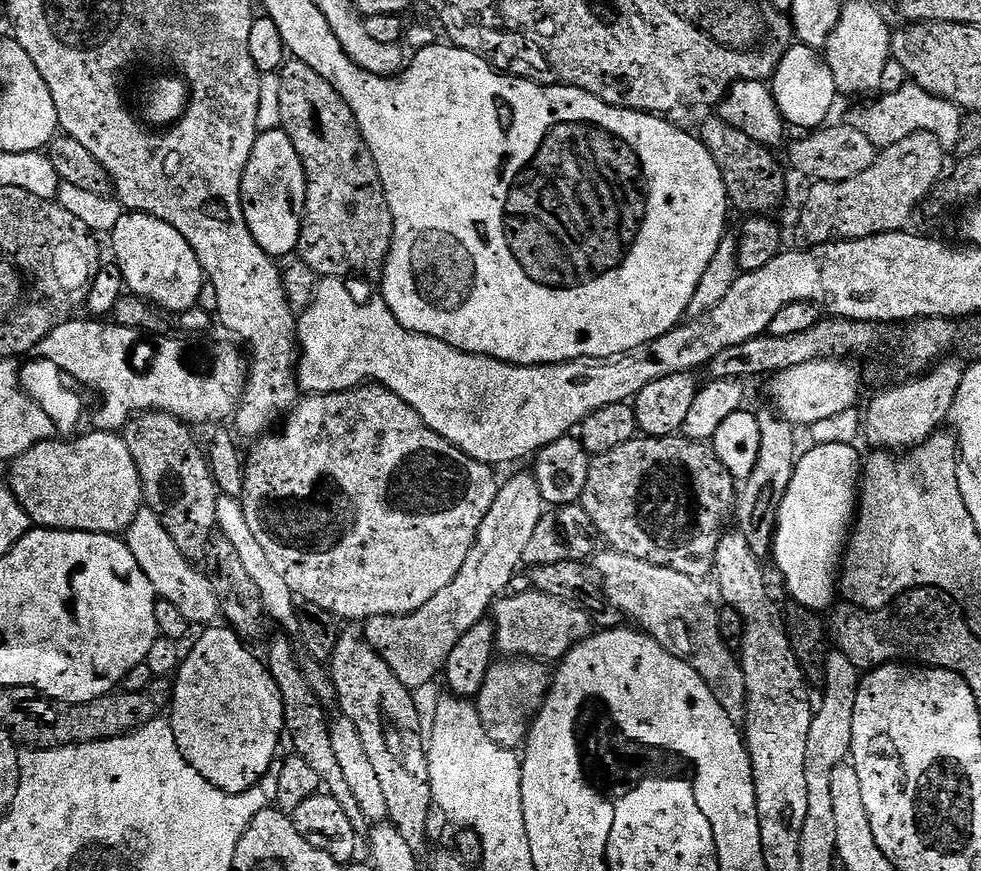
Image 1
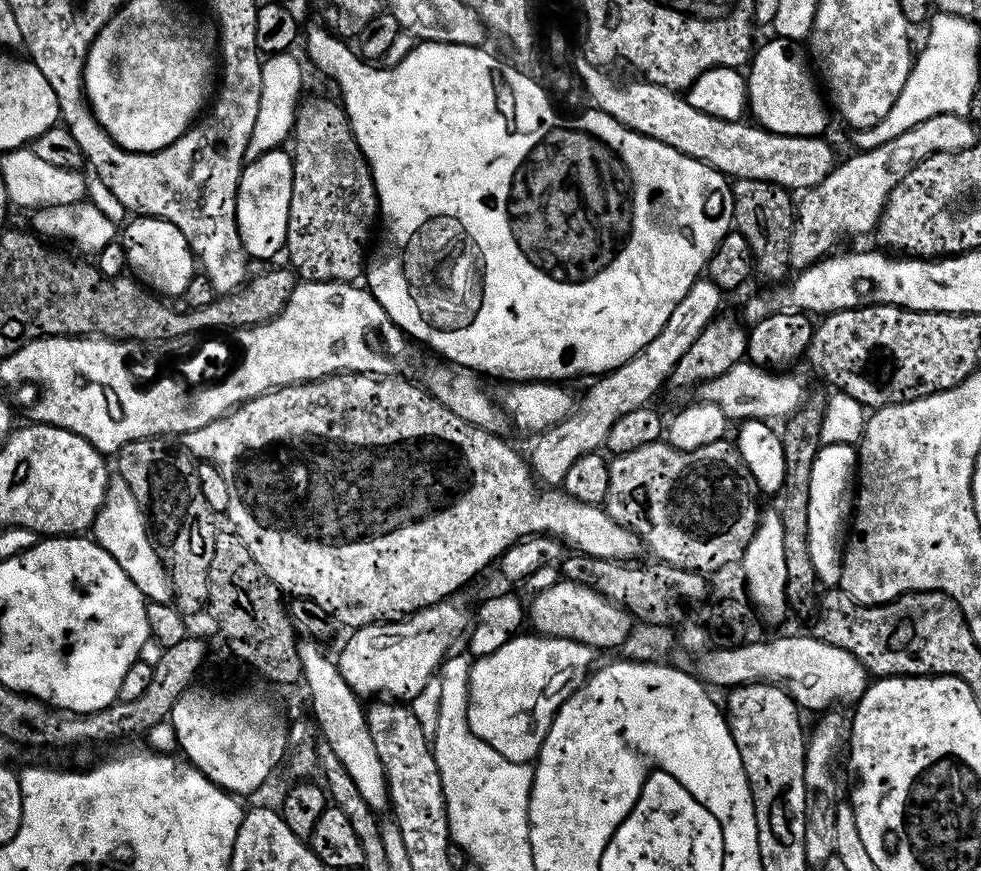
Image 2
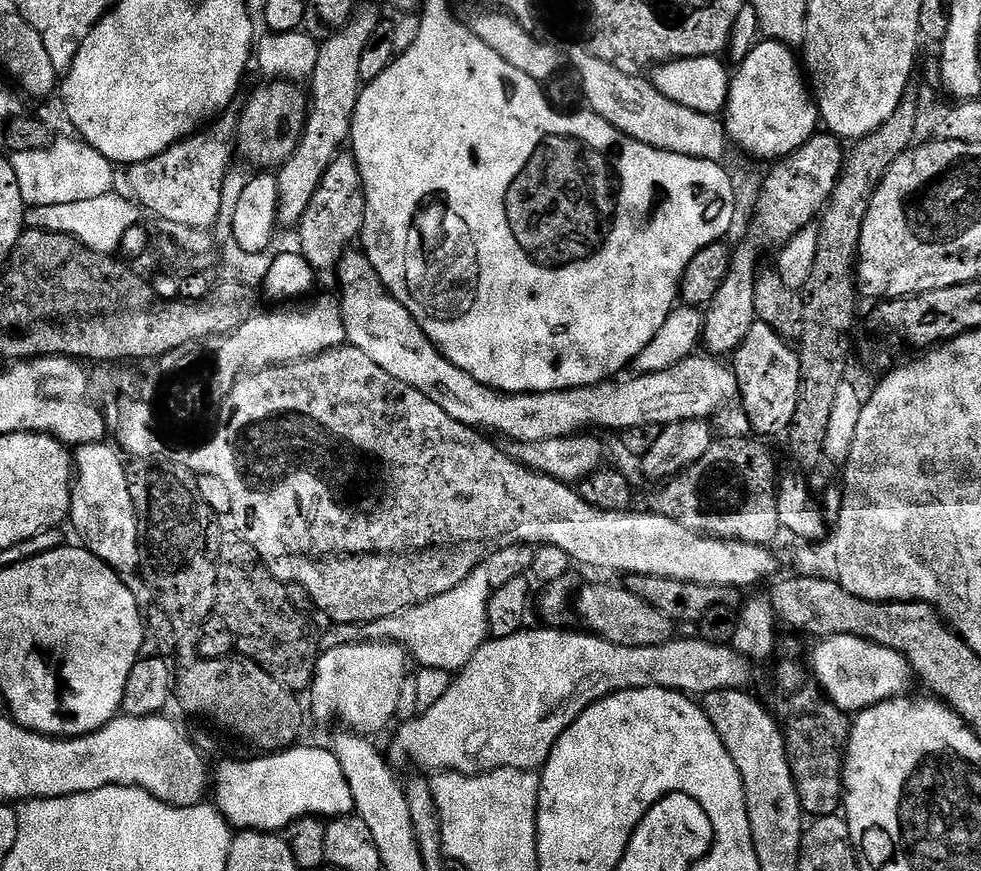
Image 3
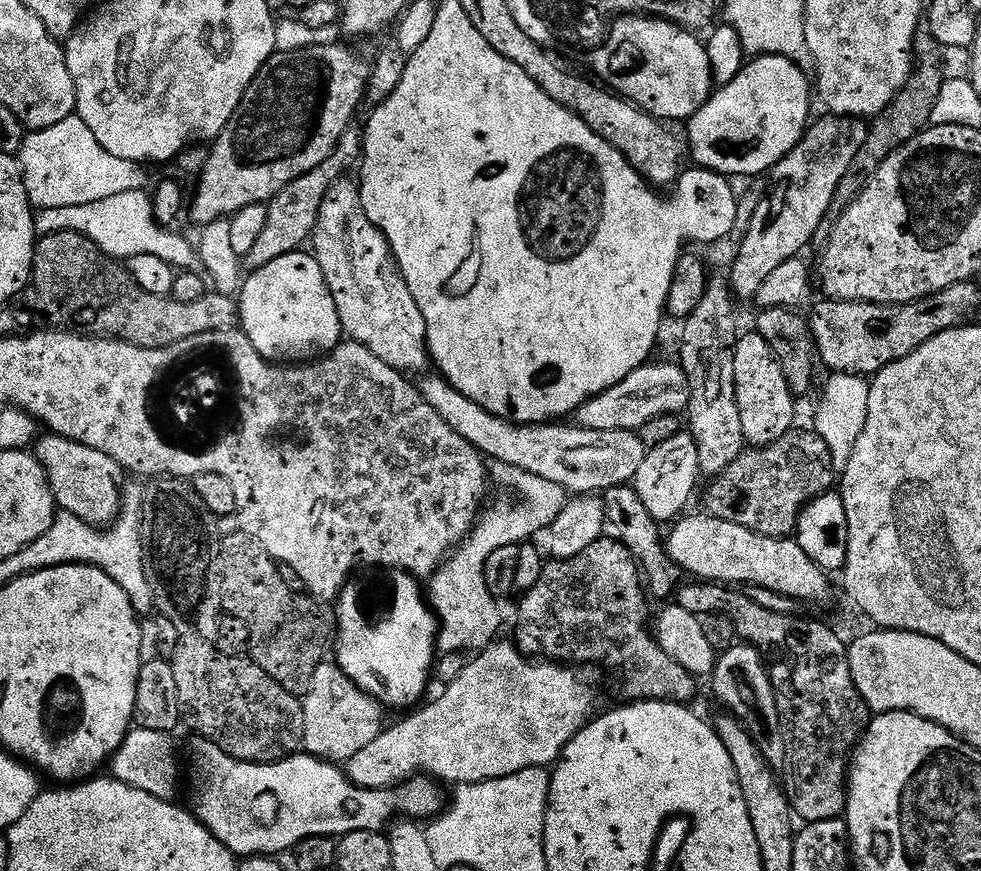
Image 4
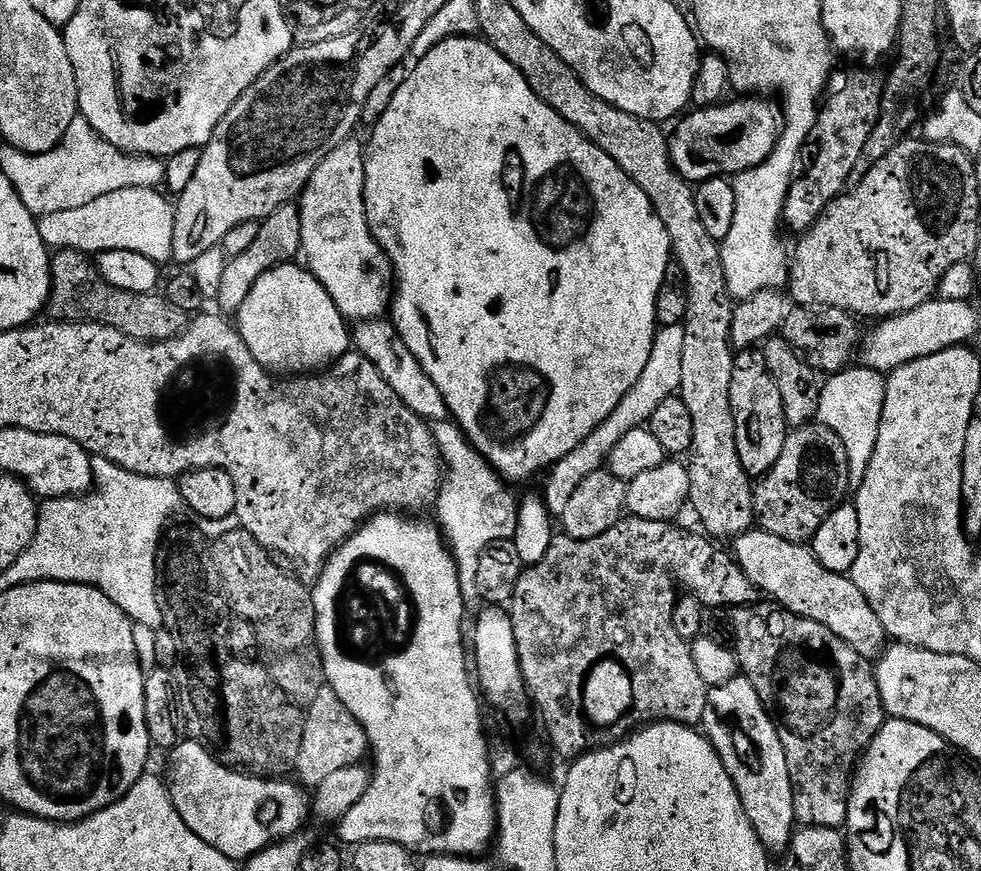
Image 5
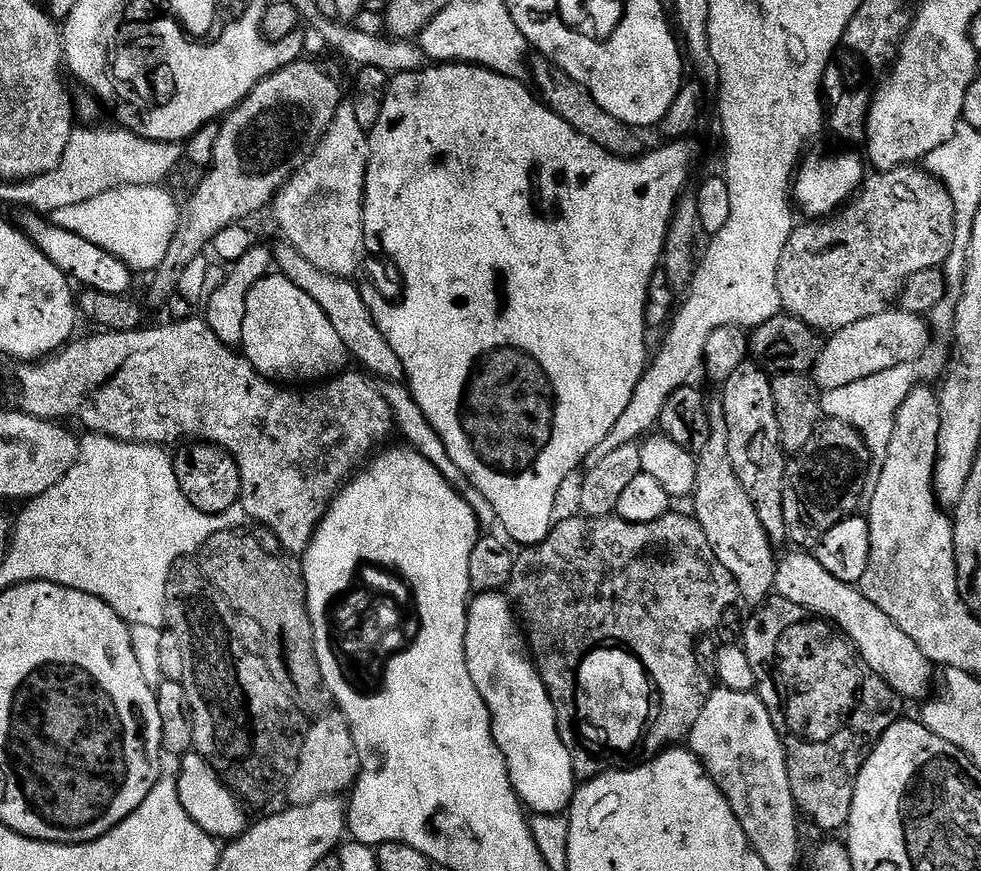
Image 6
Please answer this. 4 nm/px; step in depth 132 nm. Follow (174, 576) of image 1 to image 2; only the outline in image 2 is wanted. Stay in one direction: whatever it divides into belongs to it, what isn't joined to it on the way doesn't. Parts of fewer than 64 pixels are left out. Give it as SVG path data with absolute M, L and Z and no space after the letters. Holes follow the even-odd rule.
M119 474L113 475L108 481L108 493L94 525L94 539L102 546L102 550L106 550L106 554L110 554L110 558L114 558L114 562L118 562L118 566L122 566L122 570L126 570L130 582L134 582L134 586L138 586L138 590L142 590L145 600L169 605L173 603L172 577L169 576L168 569L164 567L156 552L156 546L148 526L148 518L144 515L138 498L134 498L134 490L130 490L128 483Z

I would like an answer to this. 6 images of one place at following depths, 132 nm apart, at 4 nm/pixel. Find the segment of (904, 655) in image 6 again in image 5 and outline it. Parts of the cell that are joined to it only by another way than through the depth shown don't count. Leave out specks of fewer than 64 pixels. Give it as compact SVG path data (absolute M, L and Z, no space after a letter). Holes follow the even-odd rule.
M763 530L744 532L735 537L734 544L734 559L746 578L750 578L765 597L771 598L781 608L825 624L831 632L838 634L838 638L853 646L885 643L882 622L878 622L878 614L874 614L862 590L854 586L851 575L826 570L811 547L786 542L786 538L778 538Z

